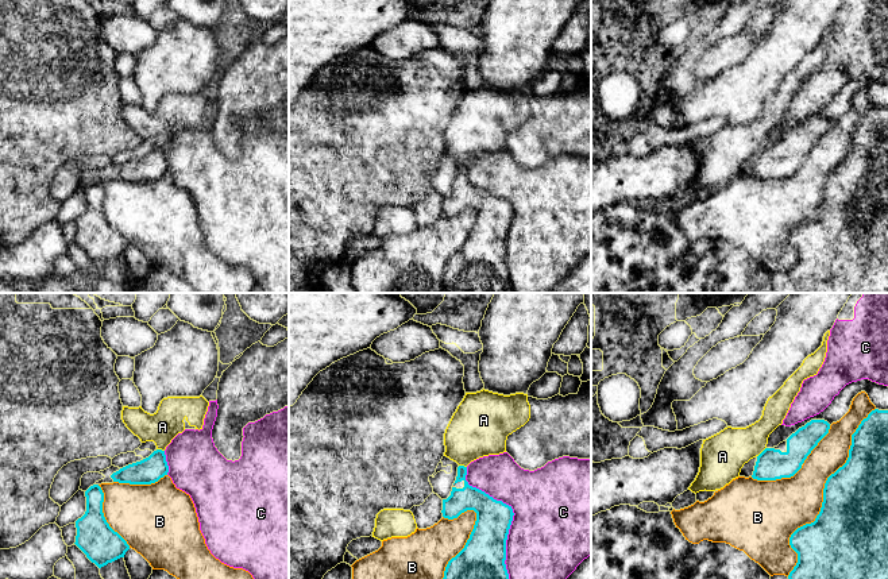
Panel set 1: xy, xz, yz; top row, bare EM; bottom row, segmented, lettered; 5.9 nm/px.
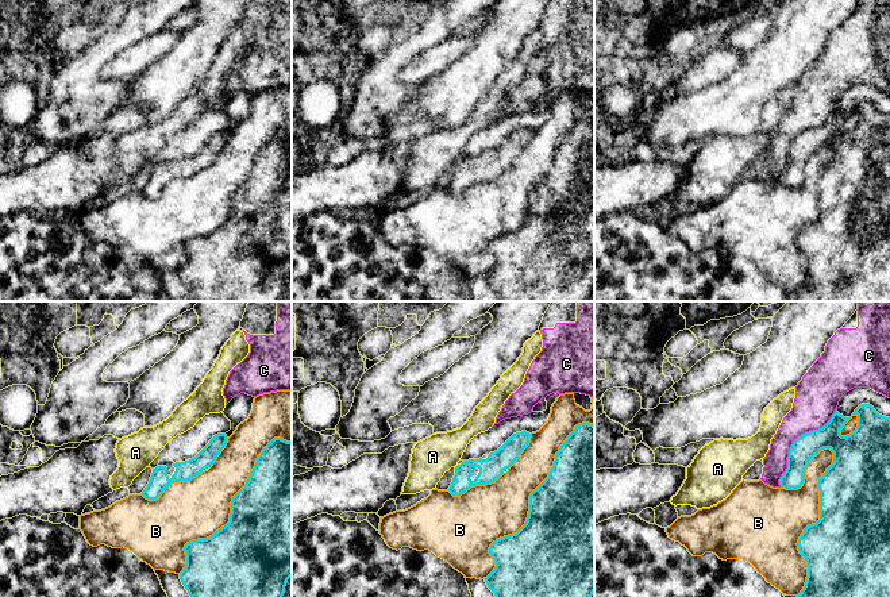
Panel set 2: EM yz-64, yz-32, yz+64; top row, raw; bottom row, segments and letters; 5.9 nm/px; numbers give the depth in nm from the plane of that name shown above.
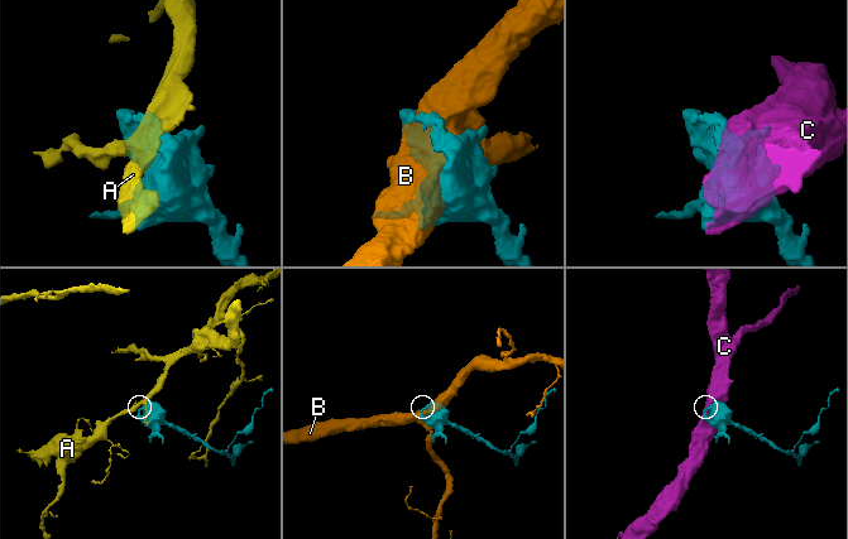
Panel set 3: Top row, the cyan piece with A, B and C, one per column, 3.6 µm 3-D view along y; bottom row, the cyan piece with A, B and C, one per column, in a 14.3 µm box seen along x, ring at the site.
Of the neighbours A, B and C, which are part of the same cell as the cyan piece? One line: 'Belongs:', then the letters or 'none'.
Belongs: none

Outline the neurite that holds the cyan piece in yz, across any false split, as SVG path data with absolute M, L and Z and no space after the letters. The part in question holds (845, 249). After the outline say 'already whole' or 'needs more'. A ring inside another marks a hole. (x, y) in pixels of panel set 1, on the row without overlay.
M872 108L852 132L846 161L831 171L815 219L789 235L798 260L788 277L798 293L888 293L888 108Z | already whole

